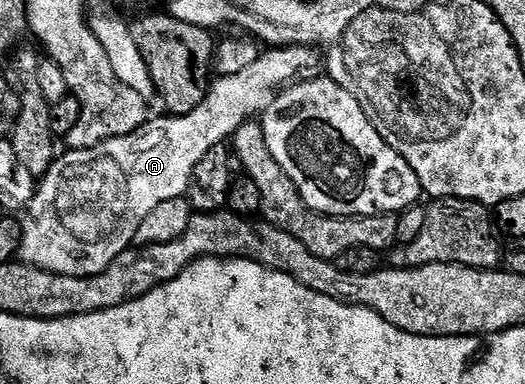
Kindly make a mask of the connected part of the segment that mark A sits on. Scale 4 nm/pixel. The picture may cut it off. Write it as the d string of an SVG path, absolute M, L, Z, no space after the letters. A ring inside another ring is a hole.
M309 44L271 46L260 51L257 62L253 62L253 66L245 66L241 74L219 76L216 84L214 81L208 87L206 98L189 114L163 114L160 120L148 119L135 132L102 140L92 148L64 151L64 156L62 153L56 158L51 163L51 169L38 181L35 196L25 209L27 217L21 220L23 241L18 259L58 276L101 274L101 270L108 268L120 254L134 245L134 235L151 210L169 199L186 197L194 167L211 147L227 144L238 128L266 108L284 86L320 79L324 68L323 53L318 47Z

